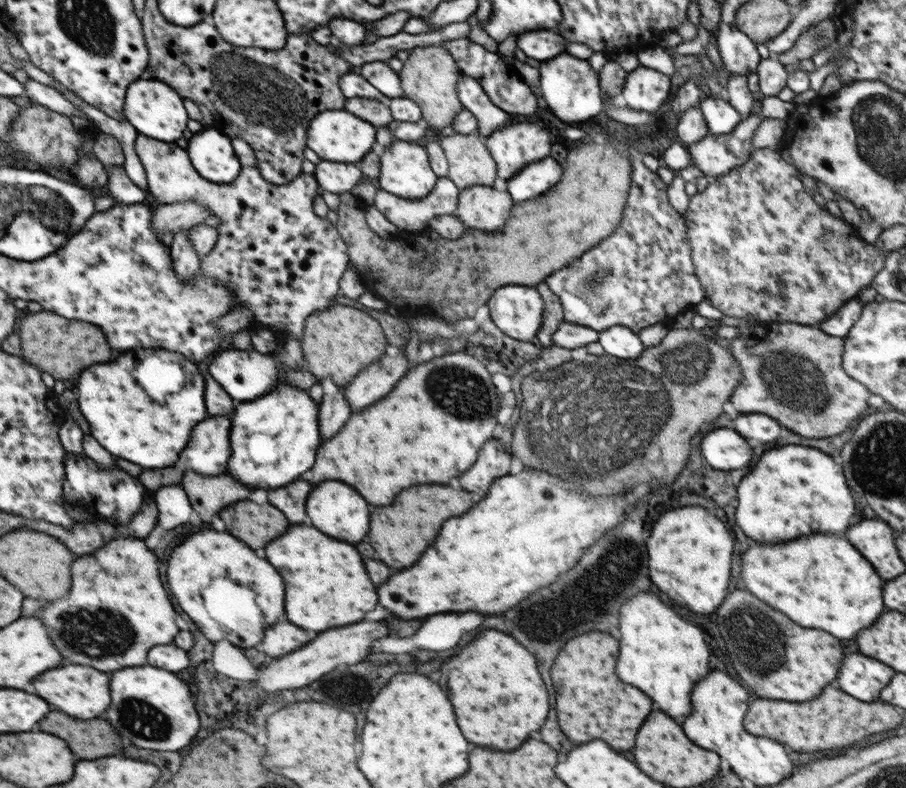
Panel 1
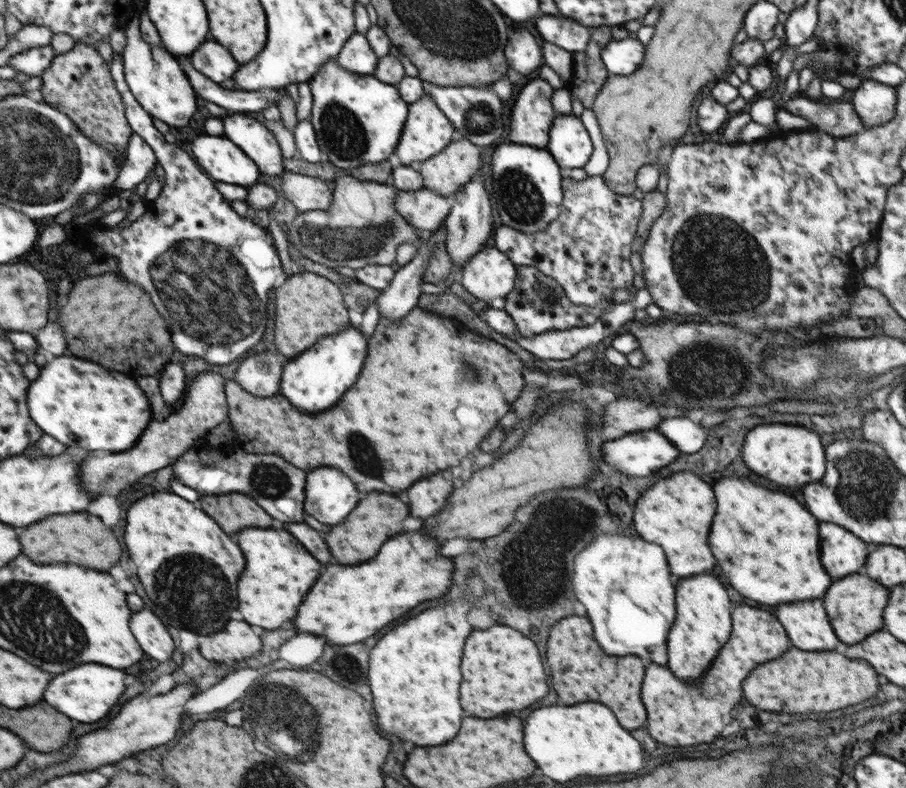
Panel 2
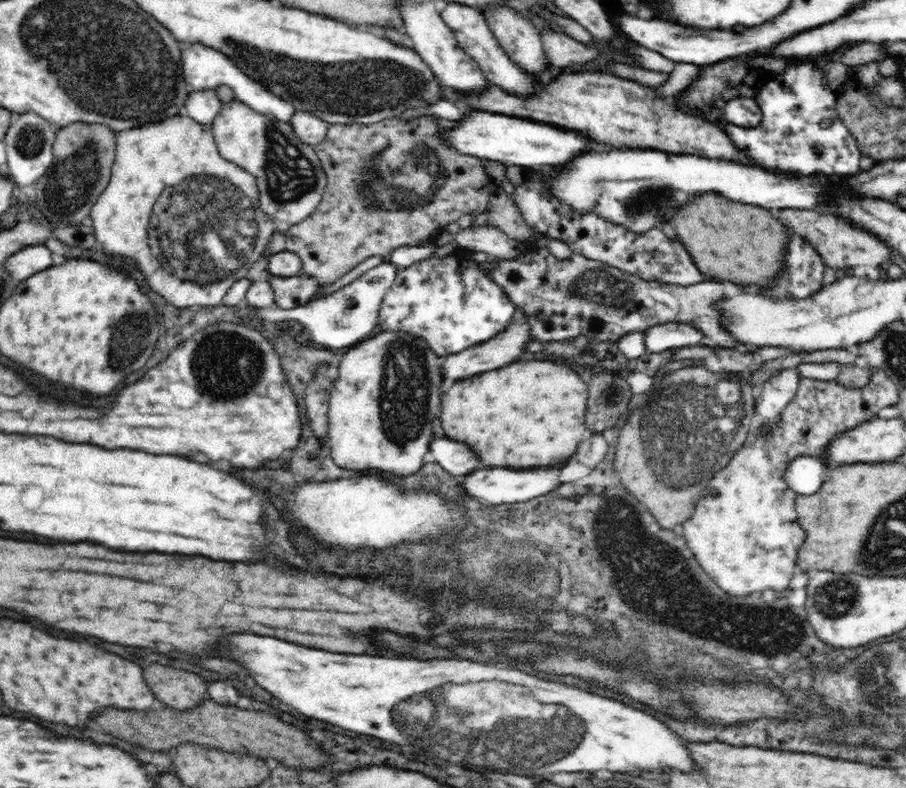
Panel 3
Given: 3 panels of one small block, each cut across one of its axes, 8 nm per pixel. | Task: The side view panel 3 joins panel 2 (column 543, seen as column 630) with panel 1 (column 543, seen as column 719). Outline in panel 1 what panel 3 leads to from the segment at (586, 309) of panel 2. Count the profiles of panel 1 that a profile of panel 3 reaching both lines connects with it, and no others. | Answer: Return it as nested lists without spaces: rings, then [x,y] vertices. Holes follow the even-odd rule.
[[[541,282],[536,288],[544,301],[542,325],[540,325],[537,334],[543,349],[554,344],[552,335],[559,329],[558,325],[564,321],[564,312],[560,299],[548,288],[548,285],[545,282]]]

